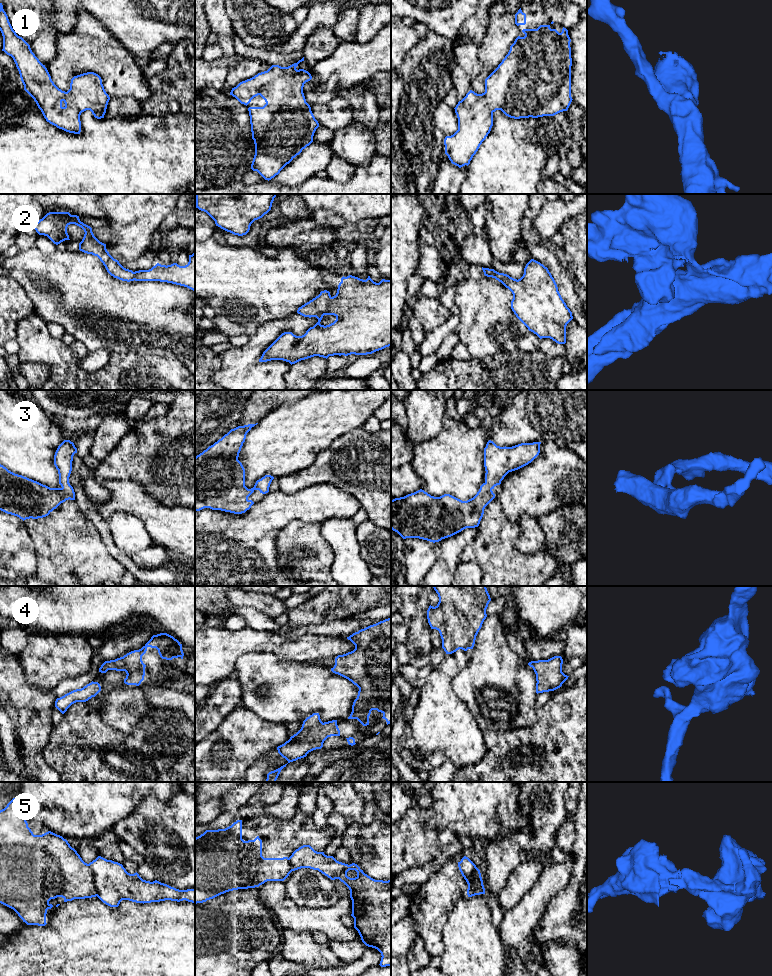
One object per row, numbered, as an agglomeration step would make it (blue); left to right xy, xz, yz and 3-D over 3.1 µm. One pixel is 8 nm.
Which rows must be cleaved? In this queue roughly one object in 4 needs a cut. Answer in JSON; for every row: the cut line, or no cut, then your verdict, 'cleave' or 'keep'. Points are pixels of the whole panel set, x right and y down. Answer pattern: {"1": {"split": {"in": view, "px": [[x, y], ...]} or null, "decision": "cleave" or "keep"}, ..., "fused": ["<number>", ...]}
{"1": {"split": null, "decision": "keep"}, "2": {"split": null, "decision": "keep"}, "3": {"split": null, "decision": "keep"}, "4": {"split": null, "decision": "keep"}, "5": {"split": {"in": "xy", "px": [[87, 864], [92, 872], [97, 895]]}, "decision": "cleave"}, "fused": ["5"]}

